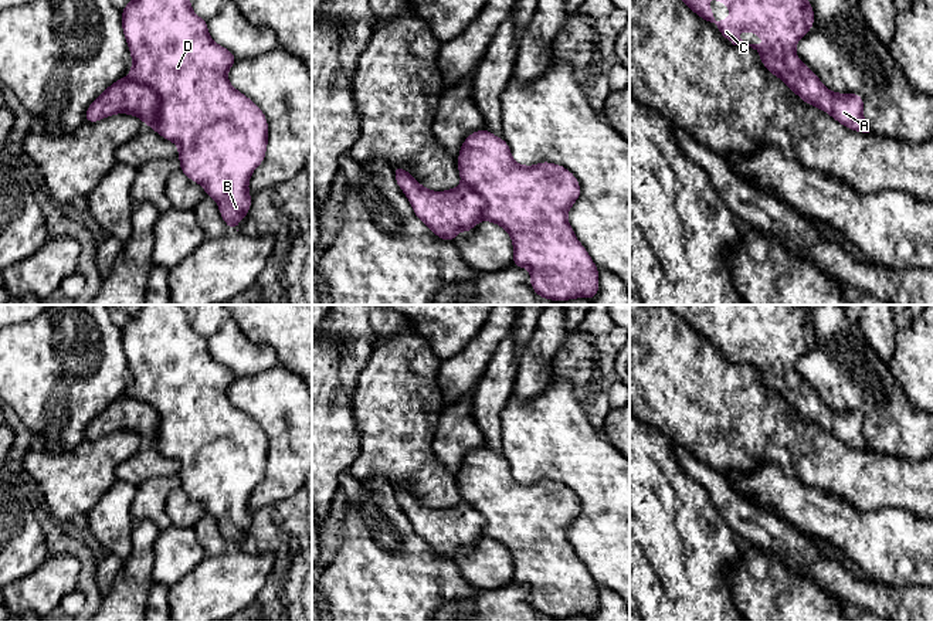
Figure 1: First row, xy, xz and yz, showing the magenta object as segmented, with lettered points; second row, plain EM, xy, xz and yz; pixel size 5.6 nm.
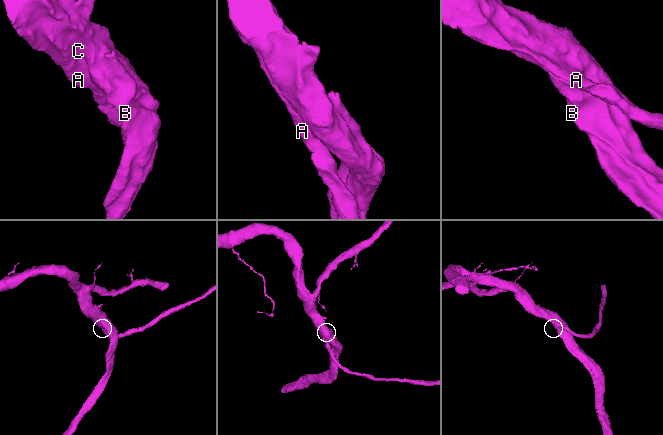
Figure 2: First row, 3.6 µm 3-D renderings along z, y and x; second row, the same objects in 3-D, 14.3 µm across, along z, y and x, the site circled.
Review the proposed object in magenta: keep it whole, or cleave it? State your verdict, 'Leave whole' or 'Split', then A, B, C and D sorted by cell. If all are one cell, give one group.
Leave whole. Groups: A B C D

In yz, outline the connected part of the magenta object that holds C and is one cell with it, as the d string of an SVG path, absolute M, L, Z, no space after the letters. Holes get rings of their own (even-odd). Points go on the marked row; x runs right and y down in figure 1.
M705 0L682 1L710 26L716 24L722 37L733 45L756 50L766 69L778 77L805 104L829 113L851 130L869 133L862 113L862 96L829 91L795 55L795 44L814 26L814 10L808 0L716 0L729 7L727 21L715 21L713 11ZM736 31L752 31L763 37L770 48L746 44L734 35Z

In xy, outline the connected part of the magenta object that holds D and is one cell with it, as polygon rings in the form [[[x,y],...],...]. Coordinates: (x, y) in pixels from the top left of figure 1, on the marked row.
[[[130,0],[121,16],[132,54],[132,71],[108,86],[88,106],[85,122],[94,123],[115,113],[140,118],[156,133],[177,145],[180,170],[204,187],[206,196],[217,201],[230,230],[237,230],[240,220],[250,216],[248,181],[265,159],[268,122],[264,112],[228,82],[227,72],[237,61],[235,55],[211,40],[207,21],[194,14],[190,0]]]

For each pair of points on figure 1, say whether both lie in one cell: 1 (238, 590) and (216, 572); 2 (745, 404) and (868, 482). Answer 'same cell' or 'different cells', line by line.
1: same cell
2: same cell

